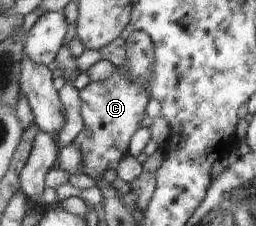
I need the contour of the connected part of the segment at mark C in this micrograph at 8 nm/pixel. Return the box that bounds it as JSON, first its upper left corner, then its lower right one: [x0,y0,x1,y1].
[75,31,156,182]

